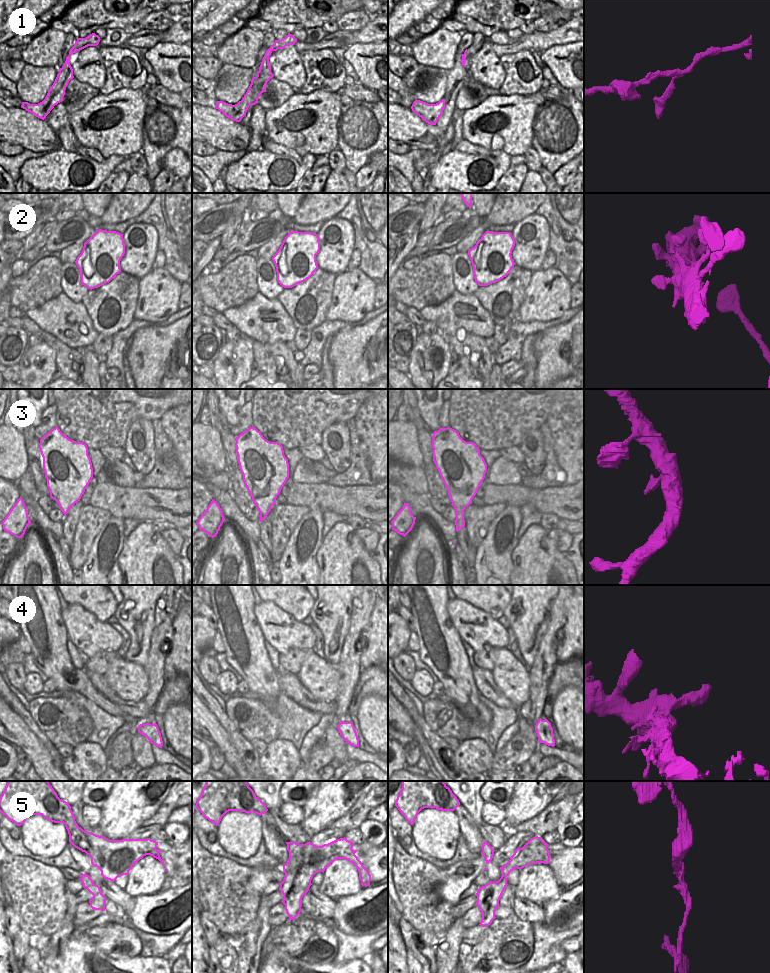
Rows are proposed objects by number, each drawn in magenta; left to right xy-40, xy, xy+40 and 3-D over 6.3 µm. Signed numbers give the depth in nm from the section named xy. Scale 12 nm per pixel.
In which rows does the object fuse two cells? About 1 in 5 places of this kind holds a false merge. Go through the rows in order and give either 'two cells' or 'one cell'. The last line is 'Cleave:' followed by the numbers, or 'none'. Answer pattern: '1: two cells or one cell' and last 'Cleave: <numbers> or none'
1: one cell
2: one cell
3: one cell
4: one cell
5: one cell
Cleave: none

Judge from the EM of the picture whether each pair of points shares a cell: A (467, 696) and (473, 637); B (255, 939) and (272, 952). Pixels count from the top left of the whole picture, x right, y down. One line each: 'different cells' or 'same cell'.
A: different cells
B: different cells

